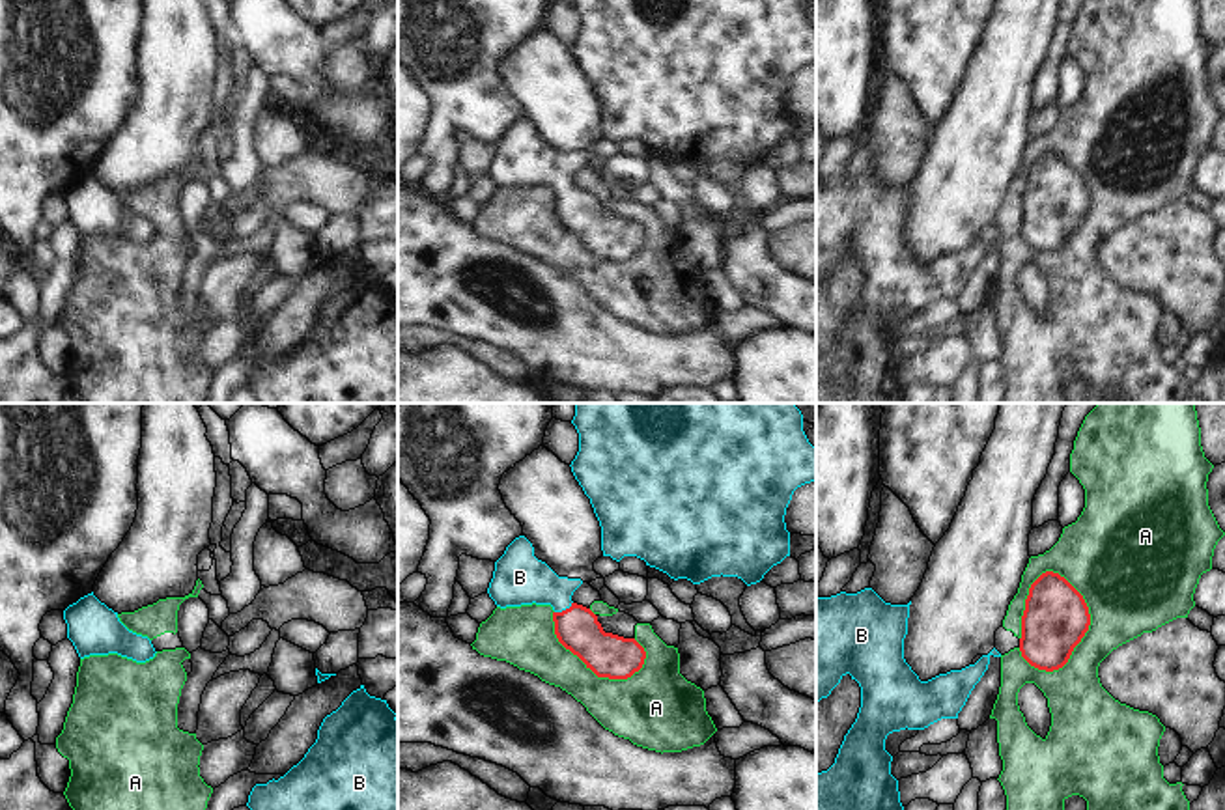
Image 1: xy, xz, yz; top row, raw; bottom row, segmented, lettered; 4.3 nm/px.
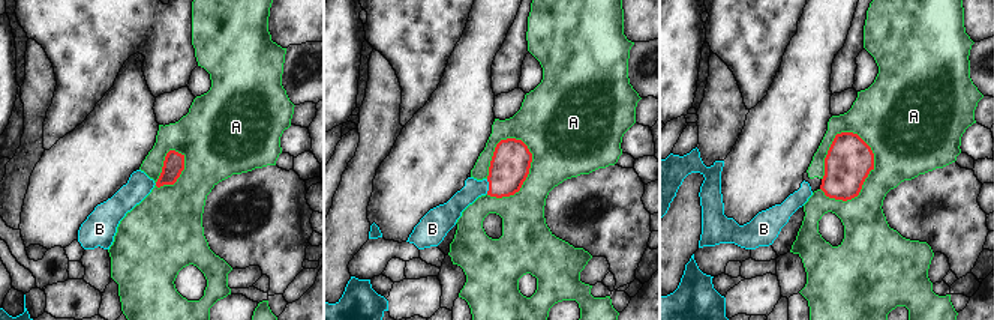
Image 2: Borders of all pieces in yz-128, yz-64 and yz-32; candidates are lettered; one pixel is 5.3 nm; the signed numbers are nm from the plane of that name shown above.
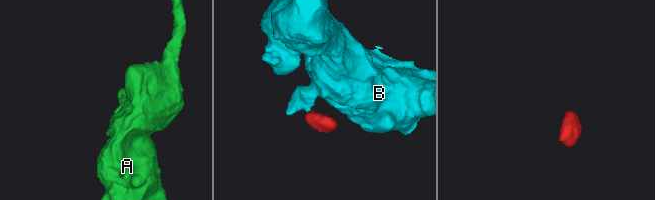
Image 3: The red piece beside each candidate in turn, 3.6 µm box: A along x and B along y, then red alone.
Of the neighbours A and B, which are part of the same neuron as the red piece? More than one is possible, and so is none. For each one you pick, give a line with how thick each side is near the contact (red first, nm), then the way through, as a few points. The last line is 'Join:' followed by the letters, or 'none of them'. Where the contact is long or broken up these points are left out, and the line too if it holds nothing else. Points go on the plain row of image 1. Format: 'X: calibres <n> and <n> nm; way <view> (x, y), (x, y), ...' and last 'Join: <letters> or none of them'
B: calibres 190 and 220 nm; way xz (577, 211), (566, 191), (544, 168), (520, 159)
Join: B

